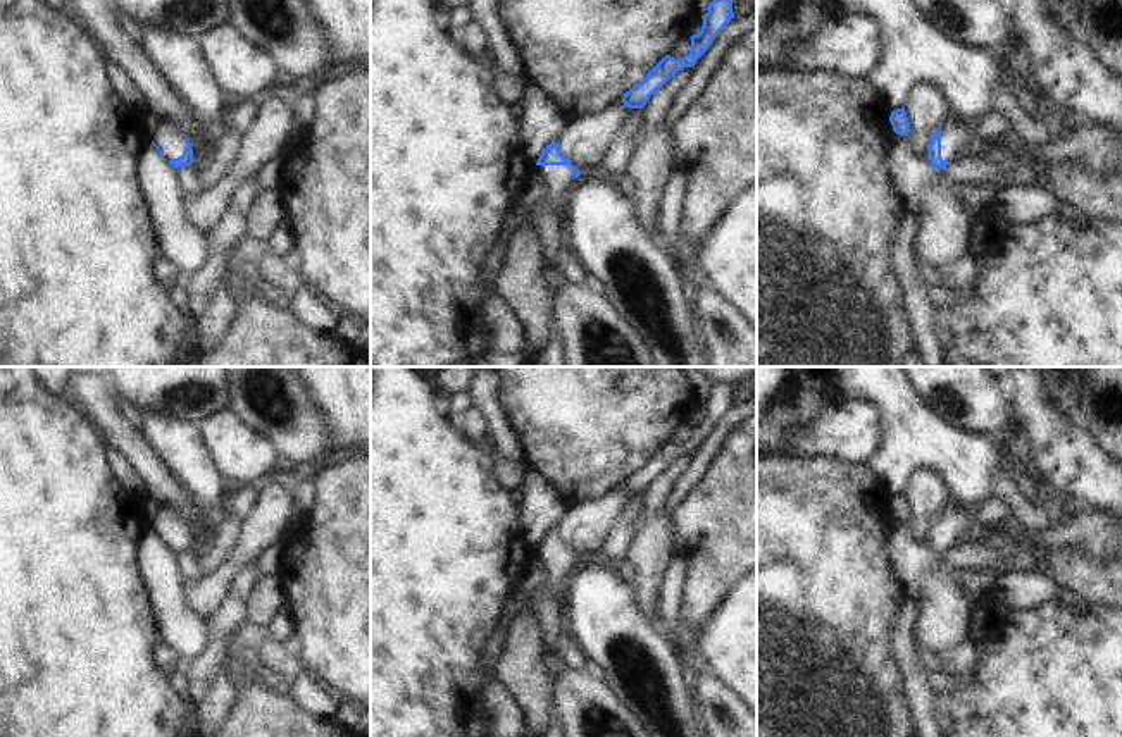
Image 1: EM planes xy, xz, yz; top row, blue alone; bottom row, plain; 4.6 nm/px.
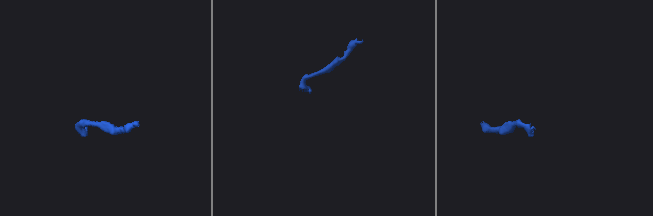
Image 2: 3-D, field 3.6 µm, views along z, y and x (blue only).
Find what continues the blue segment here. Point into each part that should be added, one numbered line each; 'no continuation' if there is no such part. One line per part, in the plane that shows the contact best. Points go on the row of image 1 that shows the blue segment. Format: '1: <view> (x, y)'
1: xz (557, 179)

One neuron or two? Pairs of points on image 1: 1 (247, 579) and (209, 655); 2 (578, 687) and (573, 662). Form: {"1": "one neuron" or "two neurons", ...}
{"1": "one neuron", "2": "two neurons"}

